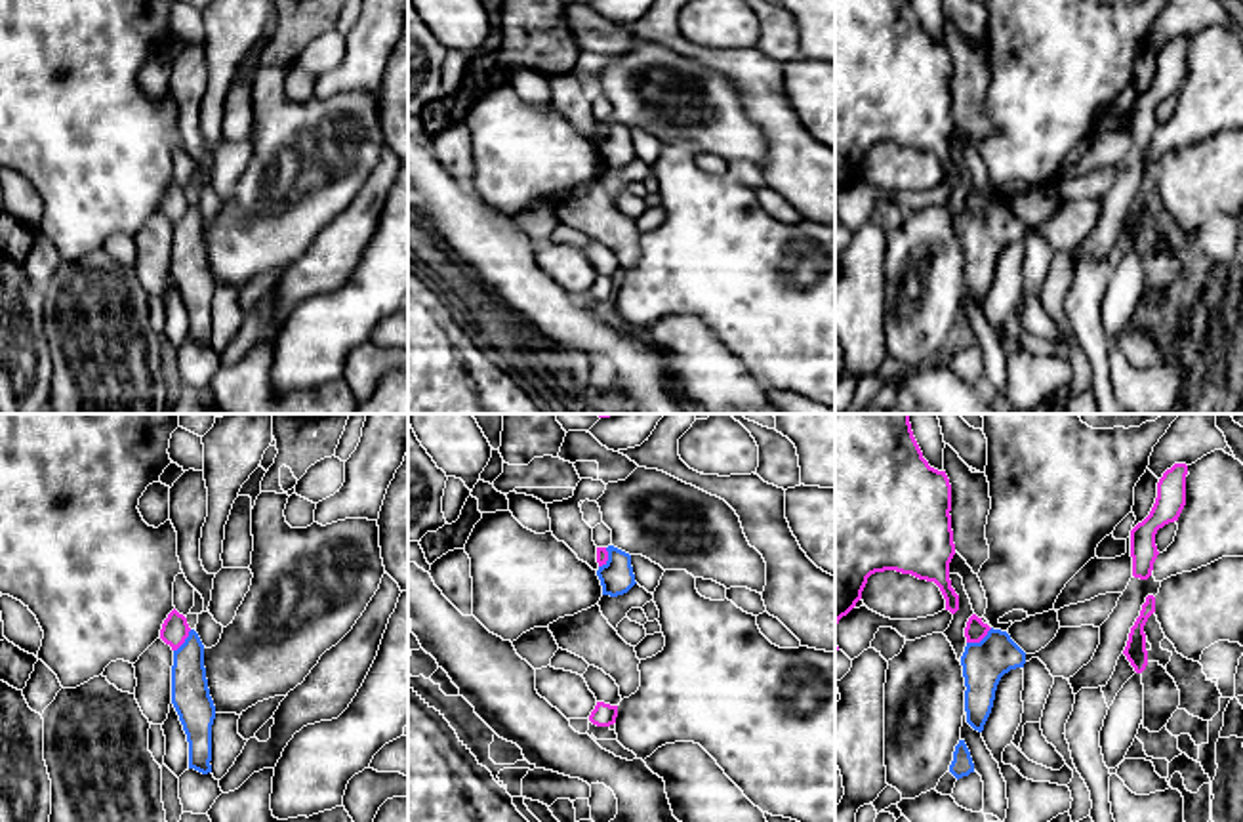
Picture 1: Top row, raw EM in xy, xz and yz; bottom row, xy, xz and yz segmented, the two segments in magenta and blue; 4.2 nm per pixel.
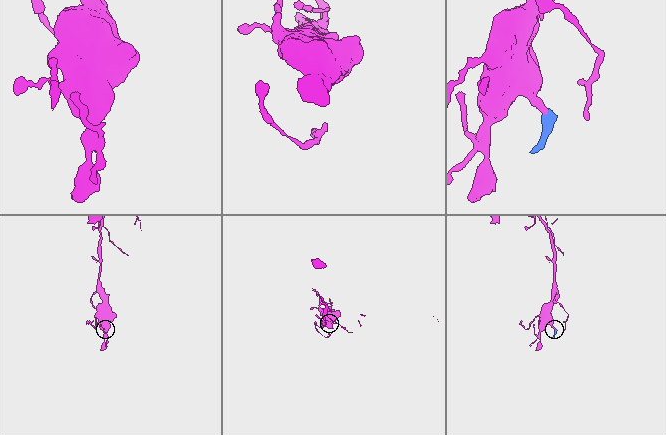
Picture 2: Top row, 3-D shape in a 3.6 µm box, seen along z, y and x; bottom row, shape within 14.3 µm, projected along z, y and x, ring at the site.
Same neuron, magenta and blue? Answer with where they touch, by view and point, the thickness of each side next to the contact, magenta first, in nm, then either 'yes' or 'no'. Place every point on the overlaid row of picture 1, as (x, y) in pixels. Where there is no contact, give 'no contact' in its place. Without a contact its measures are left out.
contact yz (978, 641); calibres 90 and 180 nm; no

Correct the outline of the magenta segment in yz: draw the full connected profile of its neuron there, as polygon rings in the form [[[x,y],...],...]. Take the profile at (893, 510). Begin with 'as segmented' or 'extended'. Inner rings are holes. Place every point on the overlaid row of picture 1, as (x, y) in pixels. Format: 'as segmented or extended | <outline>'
as segmented | [[[835,414],[835,652],[837,647],[837,624],[846,616],[856,603],[862,599],[862,591],[867,578],[875,572],[896,570],[902,574],[911,574],[919,580],[934,582],[944,599],[946,610],[955,614],[959,610],[959,595],[951,587],[949,563],[955,555],[953,530],[951,530],[951,484],[946,471],[938,471],[928,465],[923,452],[913,437],[909,414]]]

